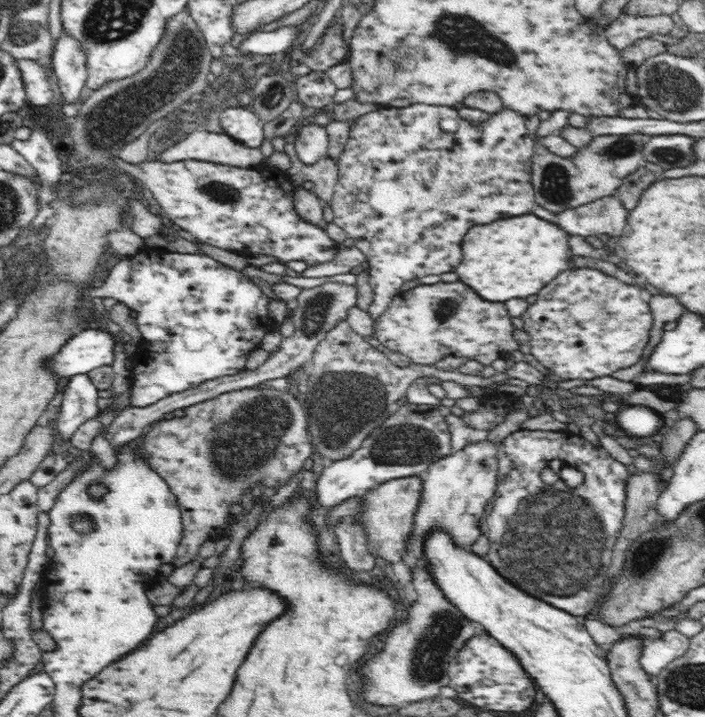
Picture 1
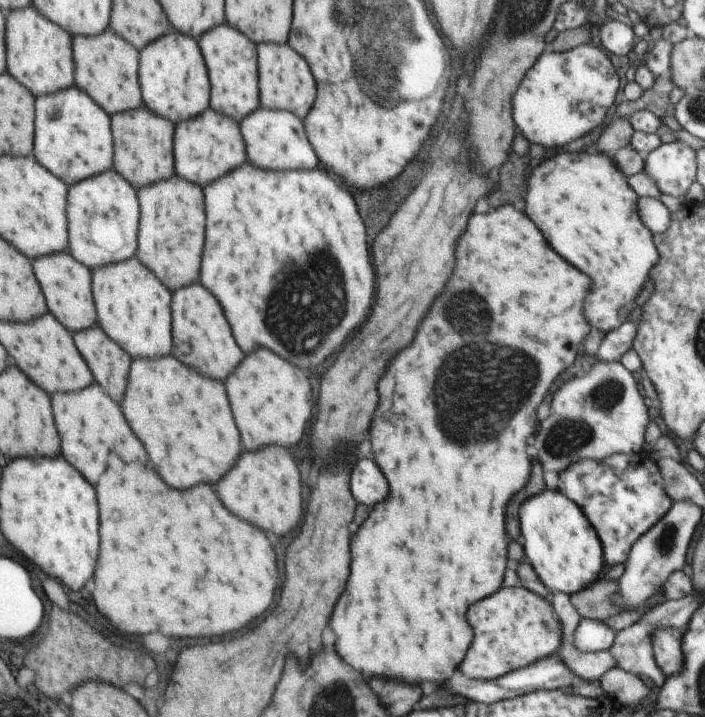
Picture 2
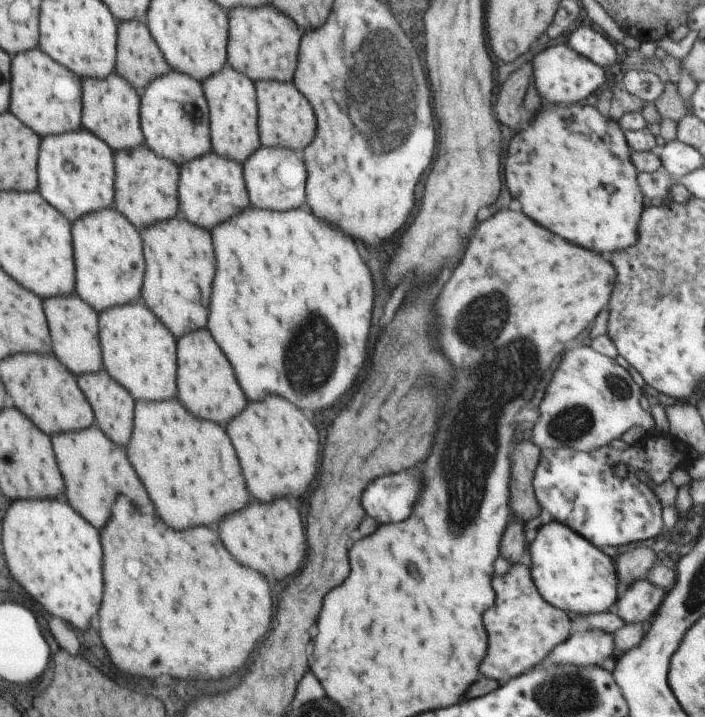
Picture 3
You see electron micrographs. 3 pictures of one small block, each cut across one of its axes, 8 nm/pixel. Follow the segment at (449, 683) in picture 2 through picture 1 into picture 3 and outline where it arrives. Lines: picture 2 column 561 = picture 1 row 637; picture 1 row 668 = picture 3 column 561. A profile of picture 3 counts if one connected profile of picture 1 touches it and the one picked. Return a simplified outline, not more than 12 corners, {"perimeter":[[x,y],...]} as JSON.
{"perimeter":[[578,630],[548,665],[601,665],[614,656],[614,633]]}

